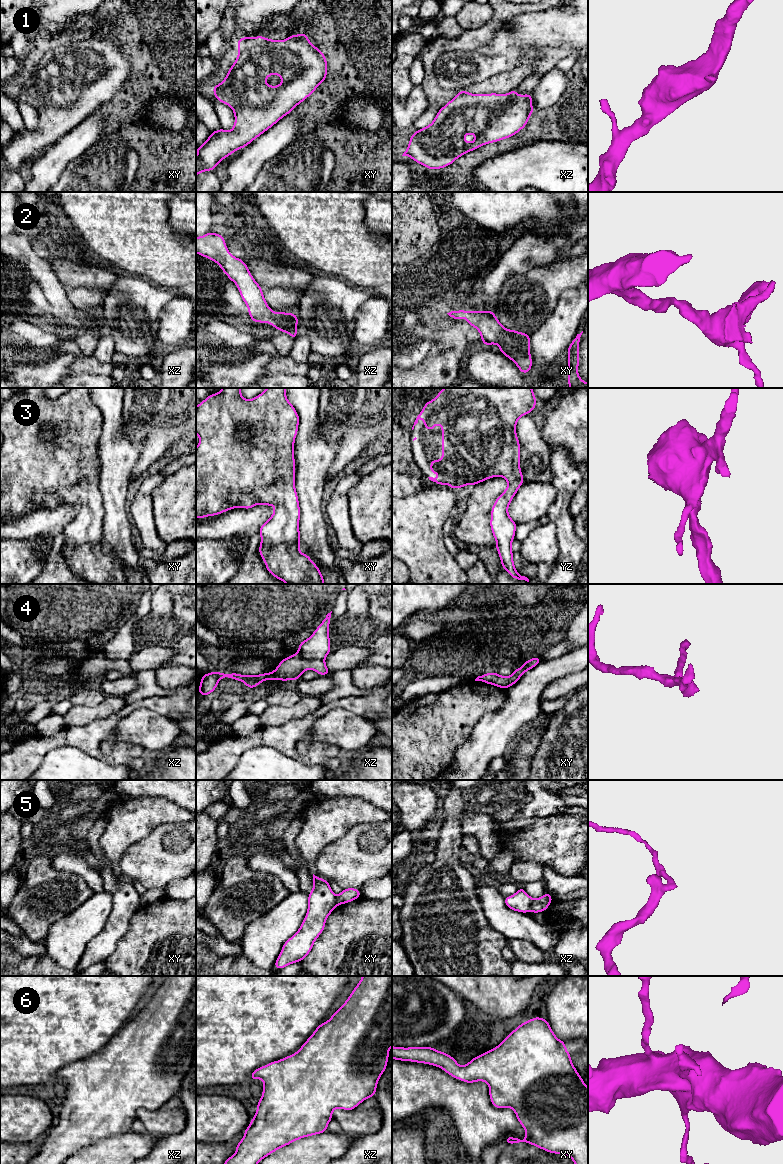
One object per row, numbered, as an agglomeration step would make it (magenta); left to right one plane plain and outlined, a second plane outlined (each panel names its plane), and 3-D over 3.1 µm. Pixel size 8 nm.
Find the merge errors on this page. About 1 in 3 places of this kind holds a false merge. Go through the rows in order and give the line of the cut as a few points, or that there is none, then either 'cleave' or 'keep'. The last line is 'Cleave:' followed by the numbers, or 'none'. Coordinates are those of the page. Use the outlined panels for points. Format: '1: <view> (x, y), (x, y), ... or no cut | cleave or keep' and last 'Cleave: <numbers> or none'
1: no cut | keep
2: no cut | keep
3: no cut | keep
4: xz (296, 654), (306, 658), (323, 660) | cleave
5: xz (533, 900), (530, 910) | cleave
6: no cut | keep
Cleave: 4, 5

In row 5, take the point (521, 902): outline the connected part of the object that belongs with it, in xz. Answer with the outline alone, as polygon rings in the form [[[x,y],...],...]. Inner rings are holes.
[[[520,887],[515,894],[504,898],[504,902],[511,910],[528,913],[531,911],[533,899],[525,892],[523,887]]]

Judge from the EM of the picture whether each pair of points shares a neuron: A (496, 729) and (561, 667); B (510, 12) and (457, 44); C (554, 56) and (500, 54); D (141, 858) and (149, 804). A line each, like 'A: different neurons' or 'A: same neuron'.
A: same neuron
B: same neuron
C: same neuron
D: different neurons

